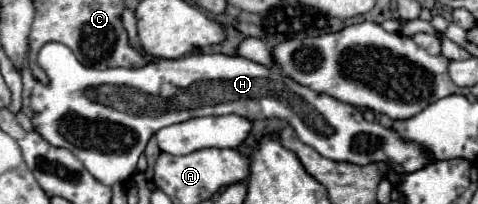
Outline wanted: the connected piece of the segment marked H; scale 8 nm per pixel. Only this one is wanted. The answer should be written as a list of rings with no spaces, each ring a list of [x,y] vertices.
[[[49,42],[39,52],[39,66],[47,72],[49,84],[41,84],[29,68],[23,68],[23,112],[29,116],[35,132],[39,132],[51,146],[71,150],[83,166],[103,184],[113,186],[115,182],[125,182],[133,176],[139,156],[145,152],[149,130],[161,130],[165,126],[209,116],[209,114],[239,114],[247,120],[259,118],[283,118],[297,132],[301,142],[315,148],[321,156],[337,162],[351,162],[357,166],[367,166],[373,162],[385,162],[393,172],[409,174],[417,172],[435,162],[433,154],[427,152],[421,144],[405,140],[393,128],[385,128],[377,122],[367,122],[363,114],[345,102],[339,102],[333,96],[319,94],[307,86],[297,84],[289,76],[281,74],[277,68],[261,66],[253,60],[241,56],[223,56],[223,54],[191,54],[177,60],[155,60],[141,68],[107,68],[97,70],[83,66],[75,54],[59,42]]]

